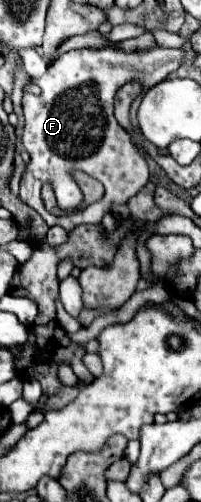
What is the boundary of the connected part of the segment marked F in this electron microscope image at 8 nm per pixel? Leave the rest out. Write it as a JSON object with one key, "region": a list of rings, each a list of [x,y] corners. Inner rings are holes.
{"region":[[[112,45],[76,49],[50,63],[42,77],[30,79],[30,83],[36,83],[42,89],[42,95],[24,93],[22,97],[22,113],[26,119],[22,141],[24,149],[30,153],[30,161],[20,179],[20,199],[38,211],[48,225],[60,225],[66,231],[72,231],[82,223],[100,223],[114,203],[126,203],[134,197],[148,183],[150,173],[148,163],[132,143],[132,137],[114,119],[114,95],[130,81],[138,81],[142,89],[150,89],[178,71],[182,61],[184,49],[166,49],[158,45],[146,51],[122,51]],[[74,169],[82,169],[98,179],[104,185],[106,195],[92,205],[70,211],[68,215],[50,215],[40,197],[42,183],[62,183],[60,193],[64,193],[64,187],[72,185],[70,173]]]}

